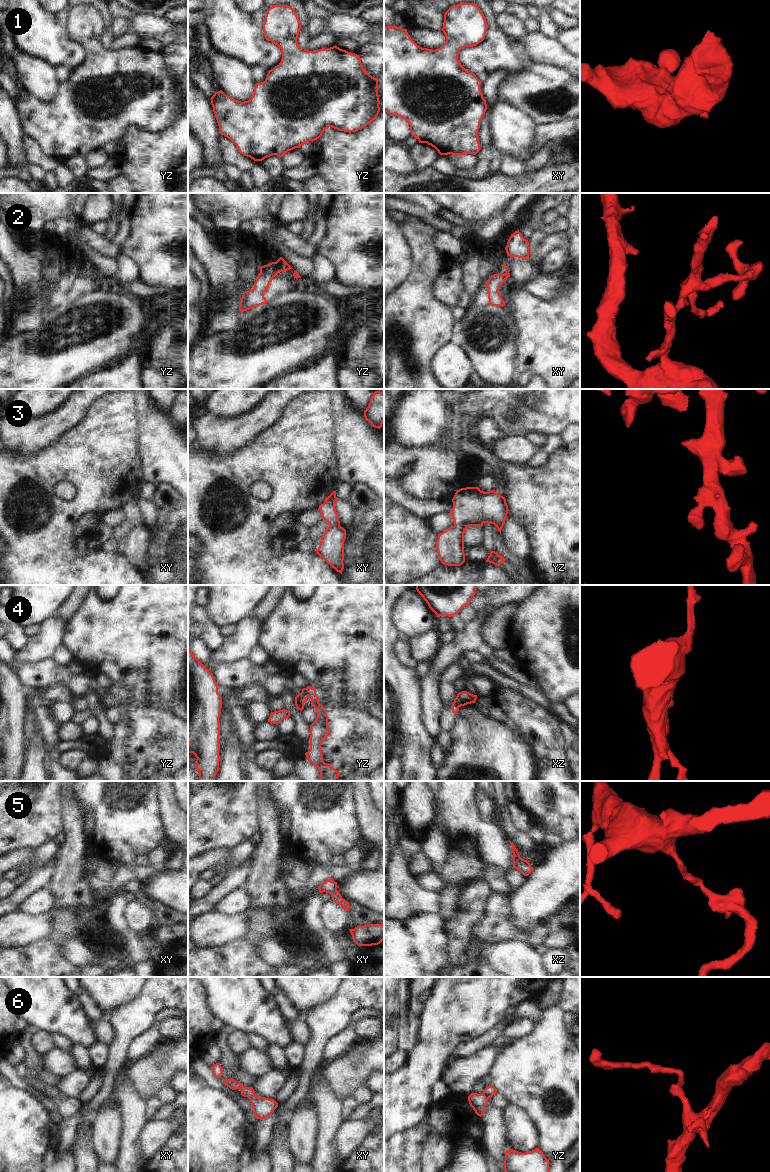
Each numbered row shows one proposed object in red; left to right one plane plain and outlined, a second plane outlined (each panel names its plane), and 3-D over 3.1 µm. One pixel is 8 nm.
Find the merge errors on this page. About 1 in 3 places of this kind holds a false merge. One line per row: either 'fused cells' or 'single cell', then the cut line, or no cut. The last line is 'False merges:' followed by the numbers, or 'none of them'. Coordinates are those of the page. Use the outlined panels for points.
1: single cell; cut none
2: single cell; cut none
3: single cell; cut none
4: fused cells; cut yz (305, 688), (308, 695)
5: single cell; cut none
6: single cell; cut none
False merges: 4

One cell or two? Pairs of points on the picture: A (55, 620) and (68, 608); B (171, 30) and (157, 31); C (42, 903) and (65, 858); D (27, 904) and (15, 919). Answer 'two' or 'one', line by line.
A: two
B: one
C: two
D: two

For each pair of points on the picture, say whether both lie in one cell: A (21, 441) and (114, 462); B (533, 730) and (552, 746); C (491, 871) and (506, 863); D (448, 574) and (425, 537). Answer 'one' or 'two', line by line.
A: two
B: one
C: two
D: two

